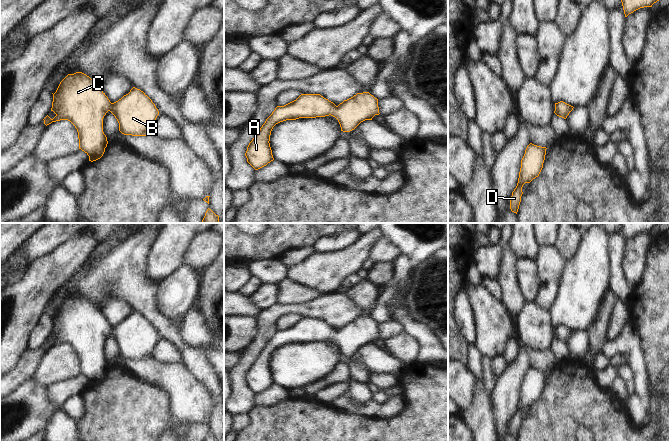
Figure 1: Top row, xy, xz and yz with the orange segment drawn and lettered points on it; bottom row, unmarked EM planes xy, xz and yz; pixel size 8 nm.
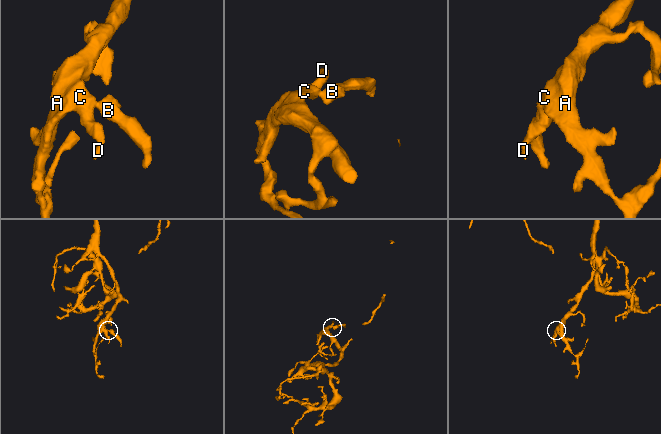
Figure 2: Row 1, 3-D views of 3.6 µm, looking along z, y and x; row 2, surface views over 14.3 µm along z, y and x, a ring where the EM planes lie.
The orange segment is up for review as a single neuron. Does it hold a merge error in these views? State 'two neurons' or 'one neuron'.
one neuron

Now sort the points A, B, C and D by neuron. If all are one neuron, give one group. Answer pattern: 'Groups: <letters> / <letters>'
Groups: A B C D.

